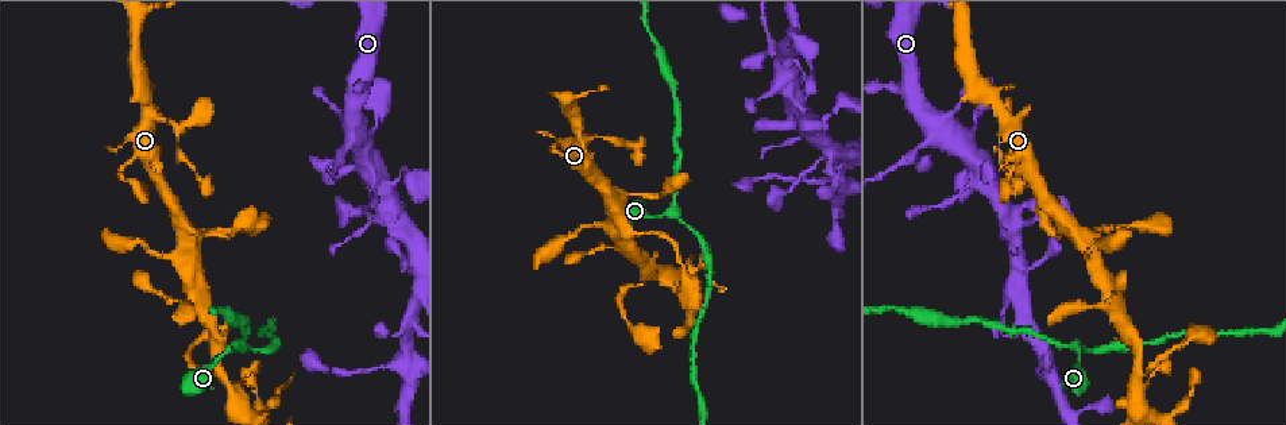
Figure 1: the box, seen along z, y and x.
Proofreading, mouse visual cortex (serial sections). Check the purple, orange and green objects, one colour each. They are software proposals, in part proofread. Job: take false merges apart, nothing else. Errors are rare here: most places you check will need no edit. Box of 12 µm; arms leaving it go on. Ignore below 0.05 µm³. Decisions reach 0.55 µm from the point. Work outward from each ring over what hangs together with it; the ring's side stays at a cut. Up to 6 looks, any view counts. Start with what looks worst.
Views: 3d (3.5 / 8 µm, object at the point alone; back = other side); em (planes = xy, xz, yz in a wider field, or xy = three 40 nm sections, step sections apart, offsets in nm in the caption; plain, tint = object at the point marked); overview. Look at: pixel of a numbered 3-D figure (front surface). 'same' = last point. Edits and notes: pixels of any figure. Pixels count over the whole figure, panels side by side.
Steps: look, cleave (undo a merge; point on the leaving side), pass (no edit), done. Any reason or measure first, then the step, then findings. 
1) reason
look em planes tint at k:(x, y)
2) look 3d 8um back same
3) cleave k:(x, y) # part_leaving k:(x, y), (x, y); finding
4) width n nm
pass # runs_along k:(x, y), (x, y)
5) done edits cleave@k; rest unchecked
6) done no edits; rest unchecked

a narrow waist
look 3d 3.5um at 1:(176, 130)

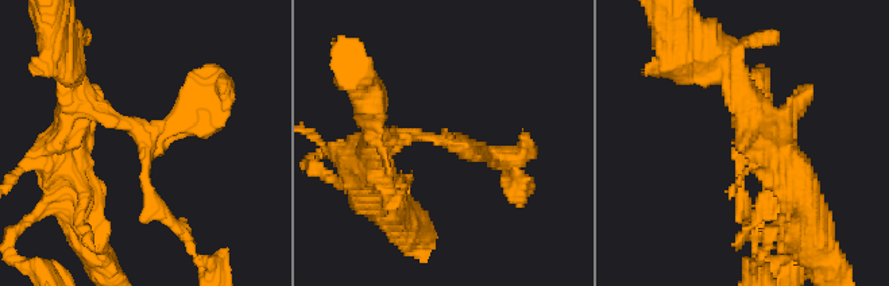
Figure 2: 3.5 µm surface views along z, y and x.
arms 3; arm_widths 150, 250, 250 nm; need the tissue
look em xy step 1 tint at 2:(449, 139)

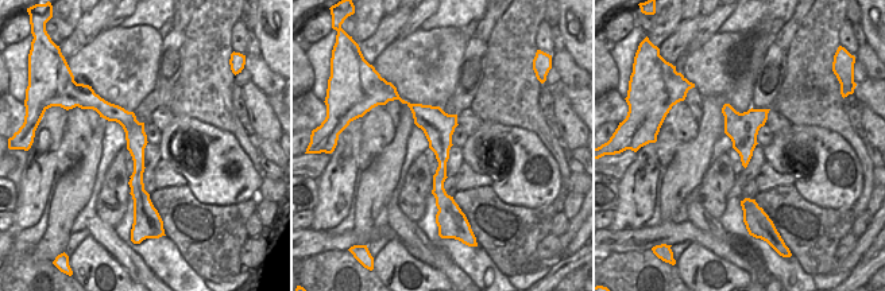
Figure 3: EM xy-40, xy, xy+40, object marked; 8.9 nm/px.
pass # runs_along 2:(74, 113), (107, 113), (145, 143), (215, 93); all the same cell

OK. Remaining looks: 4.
arms part here
look 3d 3.5um at 1:(654, 277)

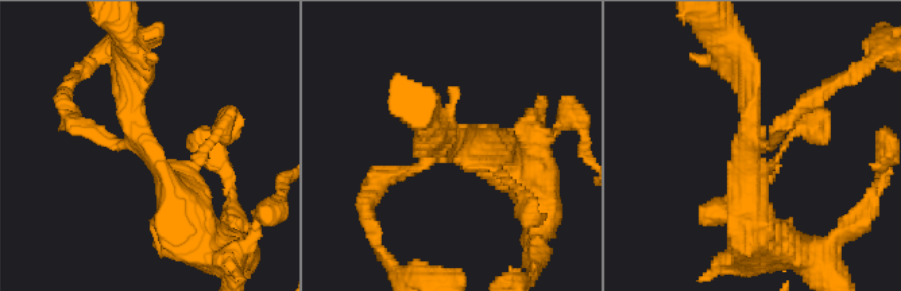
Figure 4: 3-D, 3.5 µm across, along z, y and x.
arms 3; arm_widths 150, 250, 400 nm
look em xy step 5 plain at 4:(138, 138)

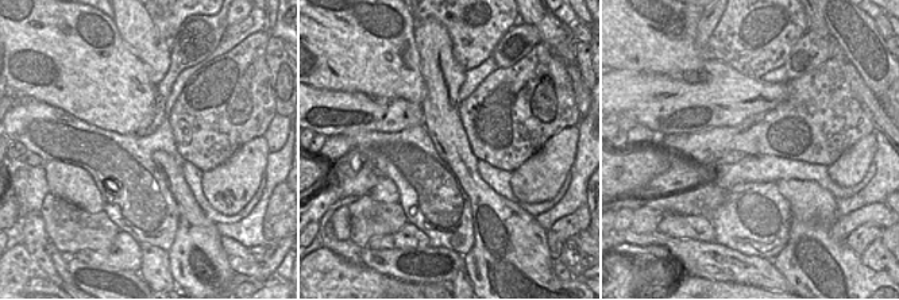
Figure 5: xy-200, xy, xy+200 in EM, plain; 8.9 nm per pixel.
with the object marked
look em xy step 5 tint same

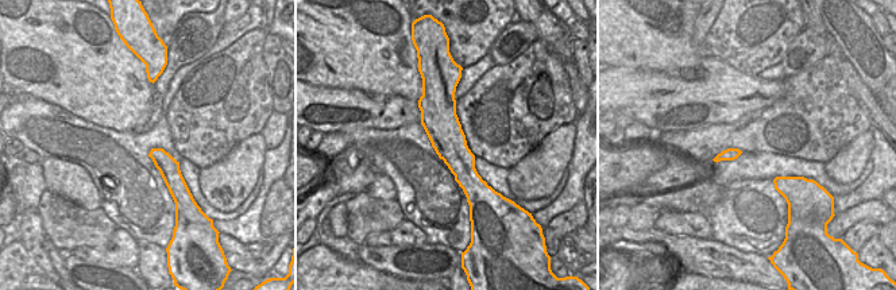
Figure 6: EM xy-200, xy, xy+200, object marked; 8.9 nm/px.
pass # runs_along 4:(130, 50), (135, 125), (180, 216); continuous, no second cell

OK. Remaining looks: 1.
done no edits; rest unchecked

